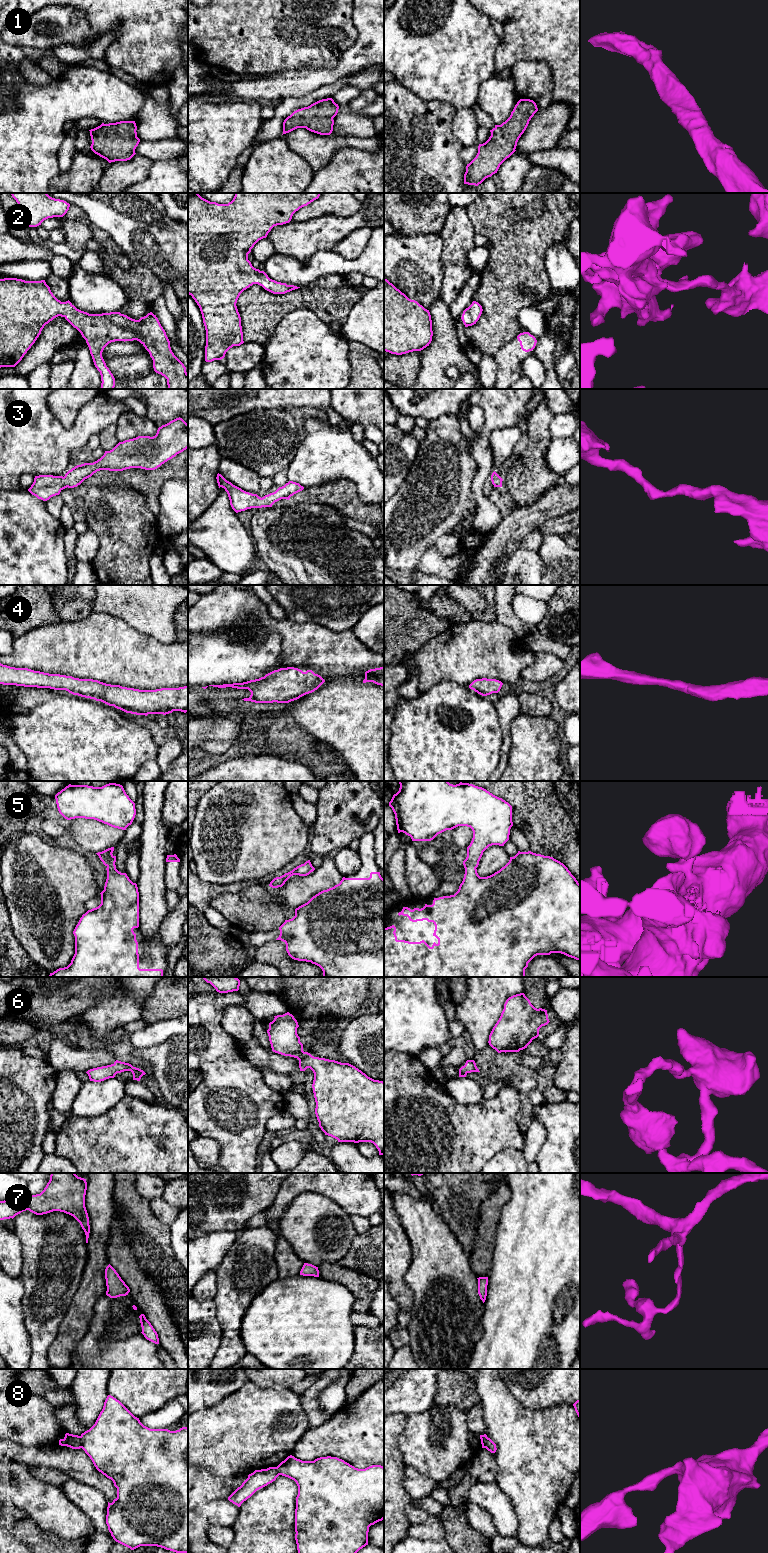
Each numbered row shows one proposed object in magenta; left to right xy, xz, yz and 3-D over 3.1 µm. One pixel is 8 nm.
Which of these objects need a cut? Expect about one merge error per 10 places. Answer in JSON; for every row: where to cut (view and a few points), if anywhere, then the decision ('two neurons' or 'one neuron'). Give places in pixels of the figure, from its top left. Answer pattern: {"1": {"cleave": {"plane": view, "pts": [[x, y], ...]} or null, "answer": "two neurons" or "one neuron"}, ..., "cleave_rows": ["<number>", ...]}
{"1": {"cleave": null, "answer": "one neuron"}, "2": {"cleave": null, "answer": "one neuron"}, "3": {"cleave": null, "answer": "one neuron"}, "4": {"cleave": null, "answer": "one neuron"}, "5": {"cleave": null, "answer": "one neuron"}, "6": {"cleave": null, "answer": "one neuron"}, "7": {"cleave": null, "answer": "one neuron"}, "8": {"cleave": {"plane": "xy", "pts": [[80, 1436], [81, 1447]]}, "answer": "two neurons"}, "cleave_rows": ["8"]}

